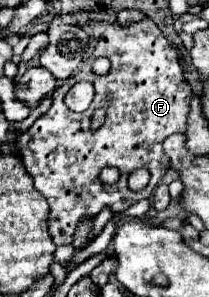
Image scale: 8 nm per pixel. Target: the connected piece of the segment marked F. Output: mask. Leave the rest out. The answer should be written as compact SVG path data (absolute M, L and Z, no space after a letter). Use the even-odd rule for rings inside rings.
M150 18L128 26L118 22L108 24L90 62L54 90L50 110L18 136L18 146L24 156L22 162L34 178L36 190L42 192L50 204L48 226L56 246L72 242L74 226L82 214L98 214L104 206L110 206L114 212L124 212L134 202L150 198L170 166L170 160L162 152L162 140L174 132L186 130L192 88L184 80L176 48ZM100 56L106 56L112 64L106 76L98 76L90 70L90 62ZM78 80L92 82L96 94L86 112L72 116L62 100ZM96 108L106 108L106 122L100 130L90 132L90 116ZM104 166L116 166L120 170L122 176L116 184L108 186L98 180ZM138 168L146 168L152 178L146 188L132 192L128 188L128 176Z

